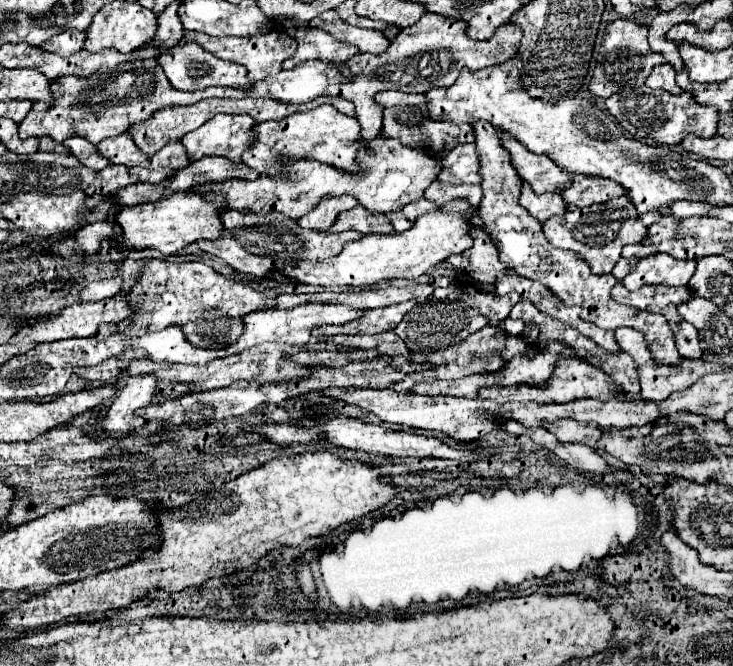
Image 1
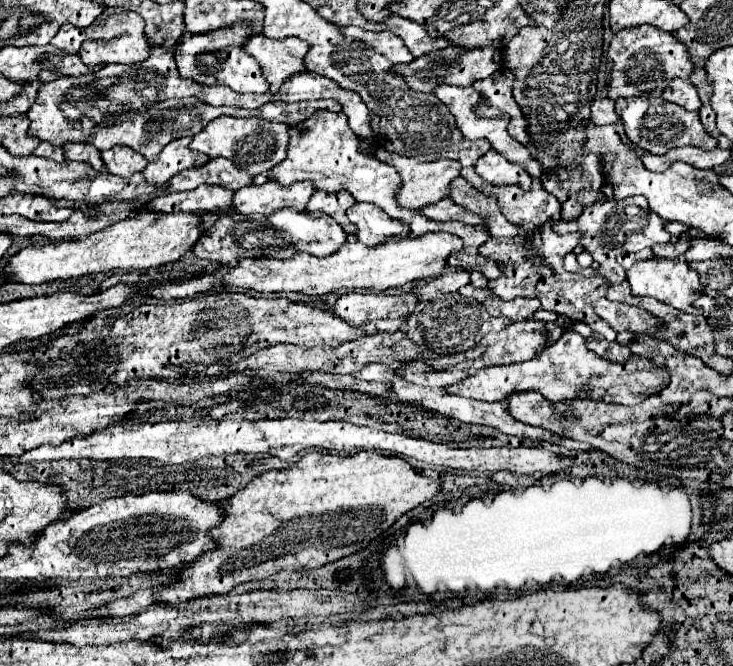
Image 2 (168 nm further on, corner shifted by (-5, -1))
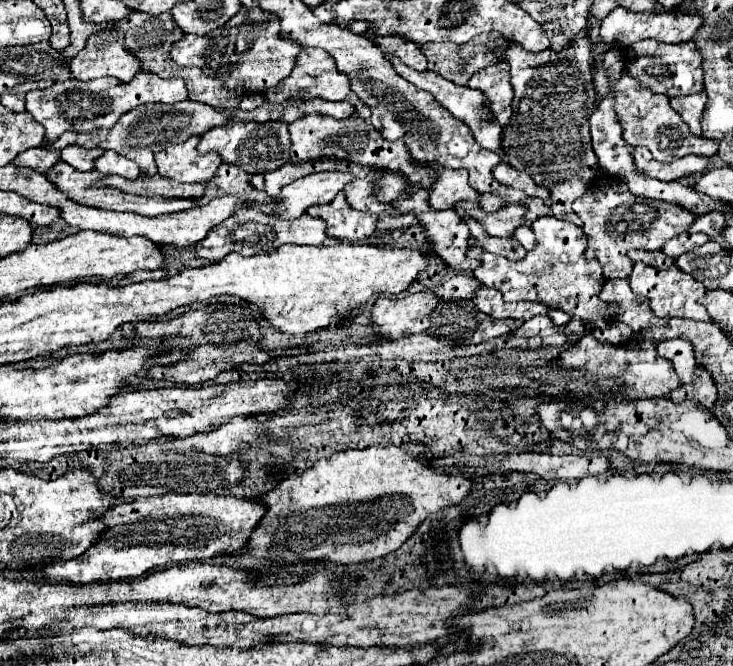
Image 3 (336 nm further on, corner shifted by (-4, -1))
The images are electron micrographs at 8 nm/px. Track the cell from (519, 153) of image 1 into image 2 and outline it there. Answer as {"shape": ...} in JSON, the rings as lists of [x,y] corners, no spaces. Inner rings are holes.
{"shape":[[[444,85],[444,87],[436,87],[434,95],[436,95],[436,97],[450,109],[450,113],[456,117],[456,125],[460,127],[460,131],[462,131],[462,135],[464,135],[466,139],[470,139],[470,141],[488,139],[490,145],[492,145],[492,149],[498,151],[504,159],[508,159],[510,163],[522,165],[530,177],[534,177],[534,179],[540,177],[540,173],[542,173],[542,171],[540,171],[540,163],[530,157],[528,149],[526,149],[522,143],[518,143],[516,139],[512,139],[512,137],[508,135],[508,131],[506,131],[506,125],[508,125],[506,115],[498,115],[498,117],[478,117],[478,115],[476,115],[476,107],[478,107],[480,101],[484,99],[484,95],[480,95],[480,91],[476,91],[476,89],[472,89],[472,87],[460,89],[460,87]]]}

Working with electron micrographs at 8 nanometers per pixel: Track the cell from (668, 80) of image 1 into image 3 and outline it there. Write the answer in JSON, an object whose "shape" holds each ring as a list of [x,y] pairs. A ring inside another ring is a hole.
{"shape":[[[705,91],[671,99],[671,107],[683,117],[683,121],[689,125],[693,135],[701,135],[701,115],[705,109],[705,101],[707,101]]]}

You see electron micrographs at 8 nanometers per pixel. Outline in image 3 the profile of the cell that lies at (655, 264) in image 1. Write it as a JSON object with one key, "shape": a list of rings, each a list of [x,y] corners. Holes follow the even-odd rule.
{"shape":[[[635,263],[633,273],[629,275],[629,285],[631,285],[631,291],[649,299],[651,309],[659,317],[685,317],[685,319],[695,319],[695,321],[707,321],[705,307],[697,303],[705,295],[705,287],[699,281],[695,281],[693,275],[683,273],[675,265],[661,271],[645,263]]]}

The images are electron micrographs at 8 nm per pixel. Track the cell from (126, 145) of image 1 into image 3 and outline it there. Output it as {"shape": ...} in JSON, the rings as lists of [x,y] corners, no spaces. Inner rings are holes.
{"shape":[[[105,151],[97,159],[95,169],[101,171],[103,175],[121,175],[125,179],[137,179],[141,175],[141,169],[135,161],[127,159],[125,155],[119,155],[115,151]]]}

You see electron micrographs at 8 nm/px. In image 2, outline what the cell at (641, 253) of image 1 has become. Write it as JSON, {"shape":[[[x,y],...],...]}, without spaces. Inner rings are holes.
{"shape":[[[678,237],[678,239],[672,239],[670,243],[666,245],[654,245],[652,251],[656,257],[664,257],[664,259],[678,259],[684,255],[684,251],[688,251],[688,237]]]}

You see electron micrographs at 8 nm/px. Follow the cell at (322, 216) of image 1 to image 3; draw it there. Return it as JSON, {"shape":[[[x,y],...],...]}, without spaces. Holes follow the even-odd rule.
{"shape":[[[343,191],[331,203],[309,207],[307,213],[319,215],[327,223],[329,237],[339,241],[363,241],[375,233],[377,225],[377,215],[351,209]]]}

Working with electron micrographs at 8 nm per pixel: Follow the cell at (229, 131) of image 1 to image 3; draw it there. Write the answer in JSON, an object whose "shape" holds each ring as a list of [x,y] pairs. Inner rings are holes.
{"shape":[[[241,121],[241,123],[229,123],[221,127],[209,129],[205,135],[201,135],[201,141],[197,145],[199,153],[215,151],[223,159],[223,163],[231,163],[247,173],[269,173],[279,169],[281,165],[289,163],[289,125],[285,121]]]}

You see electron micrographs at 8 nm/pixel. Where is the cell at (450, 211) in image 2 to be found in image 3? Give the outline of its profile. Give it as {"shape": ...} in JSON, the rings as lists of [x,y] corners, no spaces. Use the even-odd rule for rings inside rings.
{"shape":[[[459,201],[453,205],[453,209],[461,215],[467,215],[467,217],[475,219],[477,223],[481,223],[485,227],[485,231],[489,231],[489,235],[495,235],[495,237],[511,237],[515,227],[525,225],[523,207],[505,207],[495,213],[483,213],[483,209],[479,209],[477,205]]]}

